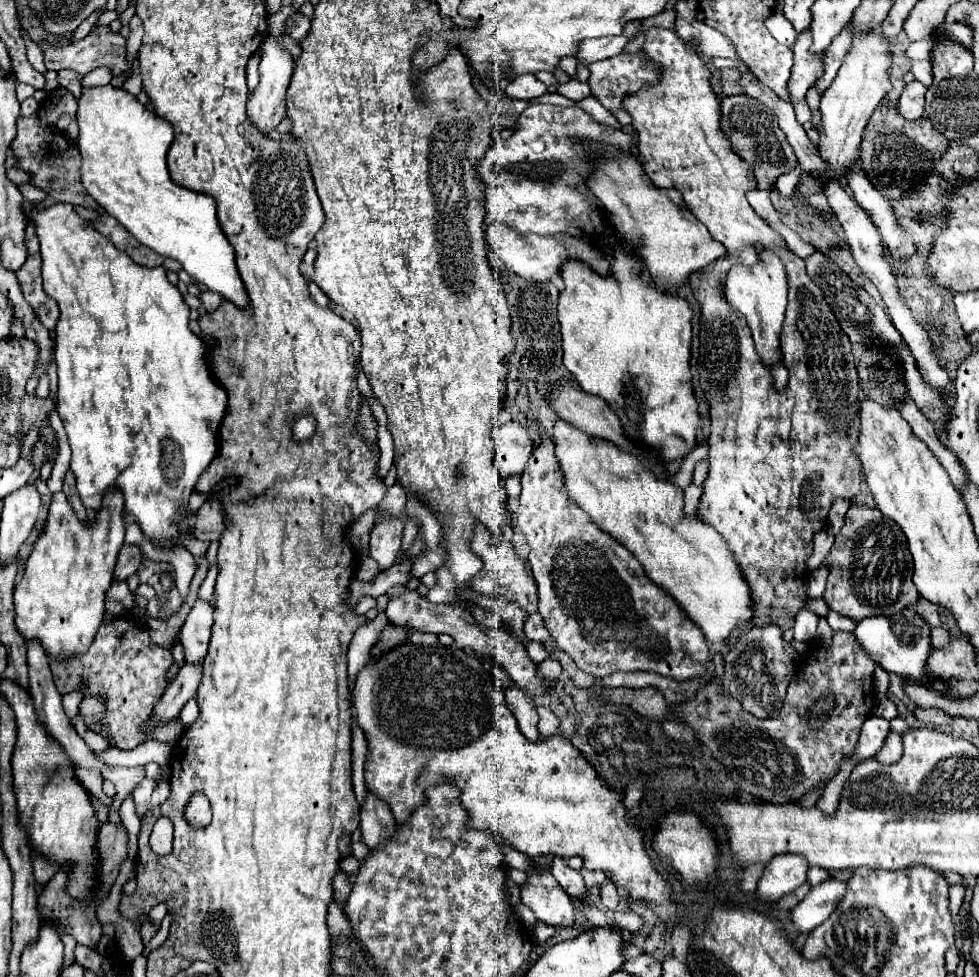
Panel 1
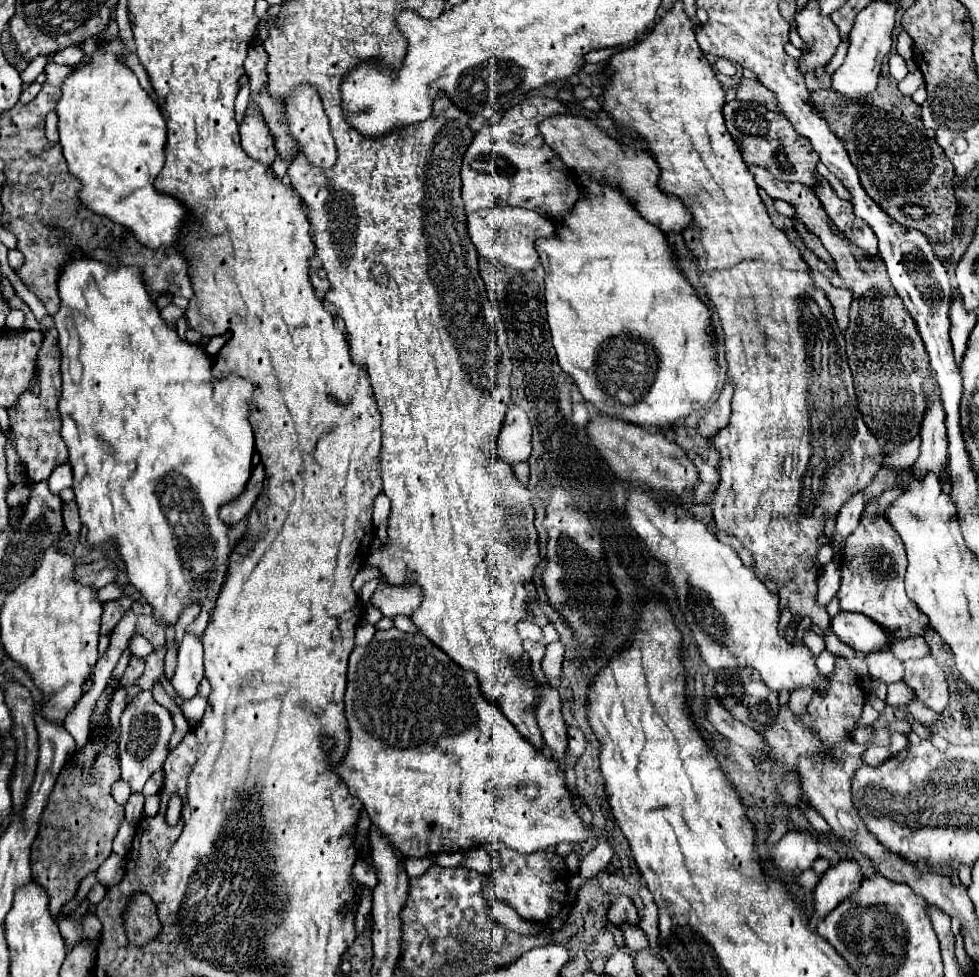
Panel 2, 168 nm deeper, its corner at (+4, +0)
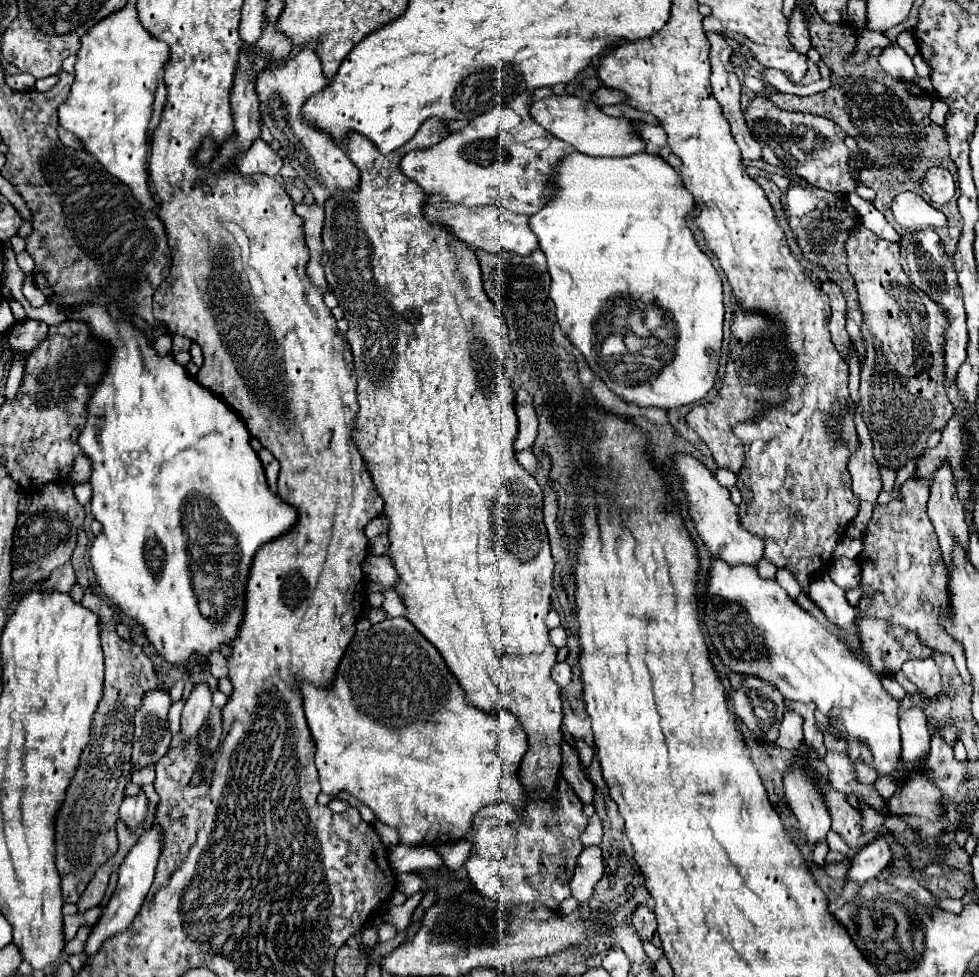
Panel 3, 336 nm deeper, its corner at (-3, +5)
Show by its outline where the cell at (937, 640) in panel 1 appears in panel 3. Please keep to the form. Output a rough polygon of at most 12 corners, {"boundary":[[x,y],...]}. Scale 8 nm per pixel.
{"boundary":[[857,618],[857,636],[877,674],[931,656],[915,632]]}

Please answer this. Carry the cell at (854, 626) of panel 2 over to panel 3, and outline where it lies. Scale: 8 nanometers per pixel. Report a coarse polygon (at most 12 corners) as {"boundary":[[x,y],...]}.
{"boundary":[[829,574],[811,580],[807,596],[829,622],[853,626],[857,610]]}

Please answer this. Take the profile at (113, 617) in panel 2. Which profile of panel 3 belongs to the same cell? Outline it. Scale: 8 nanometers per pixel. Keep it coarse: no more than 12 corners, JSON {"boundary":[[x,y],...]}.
{"boundary":[[81,528],[71,566],[99,618],[103,698],[55,822],[65,902],[117,852],[133,716],[159,688],[89,590]]}

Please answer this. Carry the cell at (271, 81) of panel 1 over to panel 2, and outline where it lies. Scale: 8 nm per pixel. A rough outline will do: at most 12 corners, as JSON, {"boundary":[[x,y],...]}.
{"boundary":[[250,97],[240,123],[242,149],[272,165],[276,151],[260,105]]}

